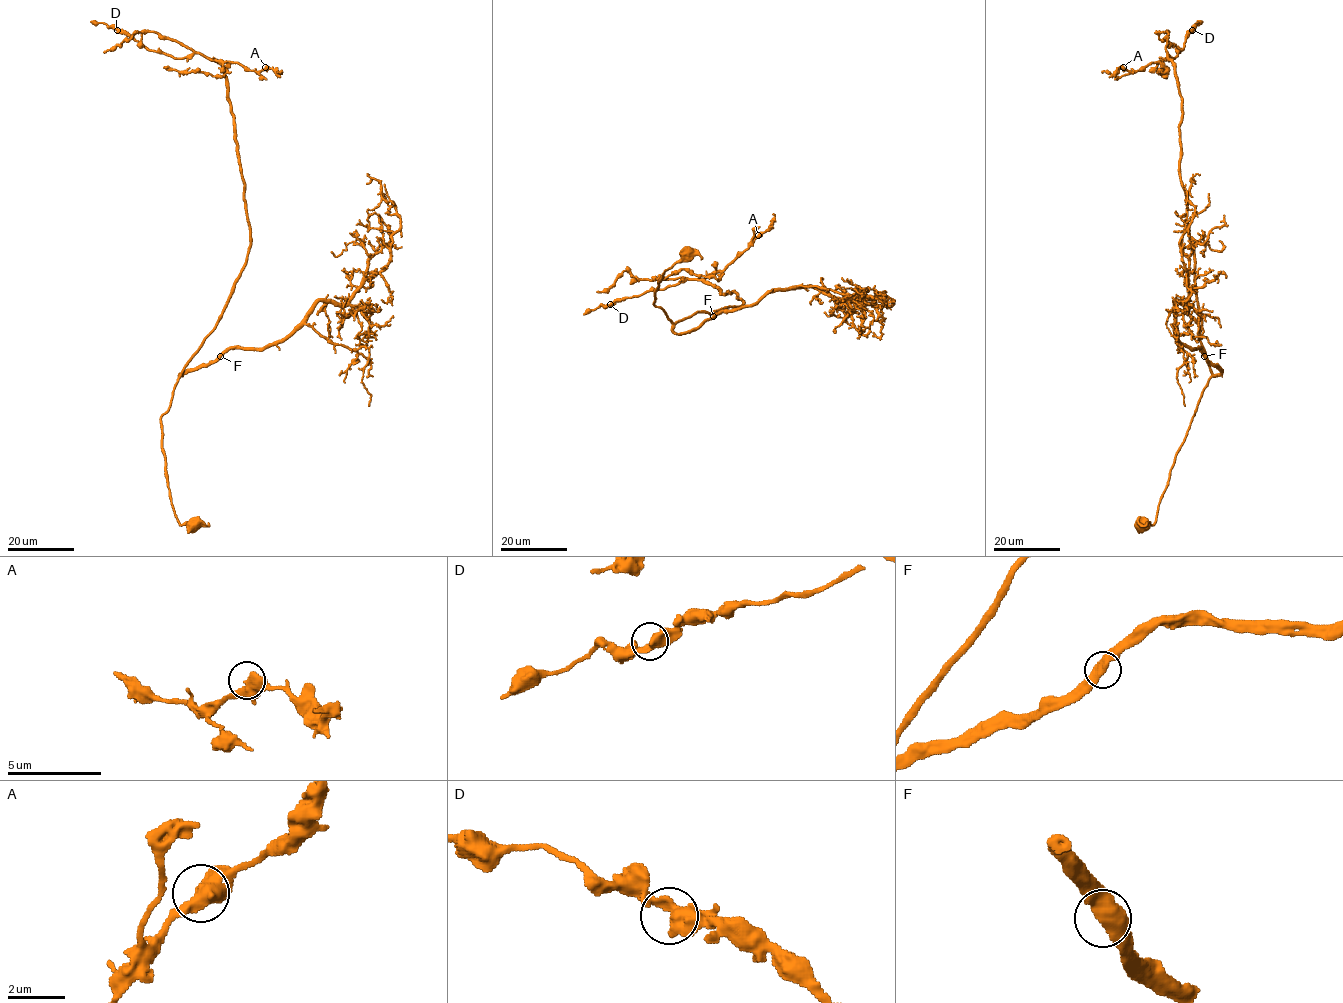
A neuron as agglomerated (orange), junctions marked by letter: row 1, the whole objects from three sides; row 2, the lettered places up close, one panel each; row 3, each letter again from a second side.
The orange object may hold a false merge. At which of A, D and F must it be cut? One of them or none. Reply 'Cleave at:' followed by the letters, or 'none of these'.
Cleave at: none of these

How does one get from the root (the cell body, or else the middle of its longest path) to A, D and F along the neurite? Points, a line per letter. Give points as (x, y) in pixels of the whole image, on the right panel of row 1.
A: (1143, 523), (1156, 520), (1212, 372), (1200, 338), (1180, 172), (1176, 66), (1161, 60), (1131, 72), (1123, 67)
D: (1143, 523), (1156, 520), (1212, 375), (1180, 172), (1182, 99), (1167, 55), (1192, 30)
F: (1143, 523), (1152, 524), (1156, 520), (1175, 455), (1185, 439), (1201, 392), (1207, 382), (1221, 372), (1204, 356)

